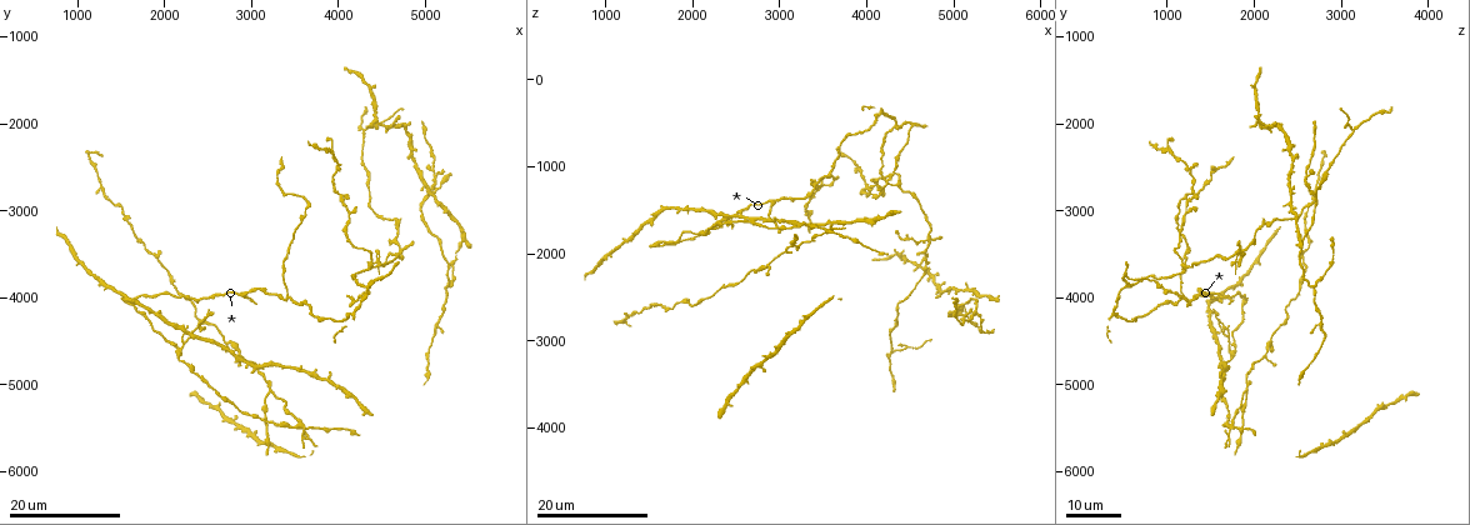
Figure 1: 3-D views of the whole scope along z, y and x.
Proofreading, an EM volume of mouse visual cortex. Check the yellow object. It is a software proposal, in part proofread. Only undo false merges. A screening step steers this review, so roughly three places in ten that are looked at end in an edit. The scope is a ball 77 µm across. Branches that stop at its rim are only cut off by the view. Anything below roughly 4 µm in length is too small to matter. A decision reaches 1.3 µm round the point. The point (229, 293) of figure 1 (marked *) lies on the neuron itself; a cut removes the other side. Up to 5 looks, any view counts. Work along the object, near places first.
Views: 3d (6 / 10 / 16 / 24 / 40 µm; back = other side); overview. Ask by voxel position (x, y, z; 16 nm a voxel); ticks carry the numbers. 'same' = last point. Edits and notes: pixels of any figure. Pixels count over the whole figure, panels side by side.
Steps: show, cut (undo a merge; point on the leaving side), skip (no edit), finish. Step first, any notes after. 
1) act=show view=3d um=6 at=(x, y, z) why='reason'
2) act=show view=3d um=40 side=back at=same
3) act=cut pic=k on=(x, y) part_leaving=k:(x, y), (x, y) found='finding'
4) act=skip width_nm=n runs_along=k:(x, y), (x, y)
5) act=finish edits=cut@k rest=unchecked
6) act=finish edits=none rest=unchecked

act=show view=3d um=24 at=(2900, 3950, 1450) why='branch point'

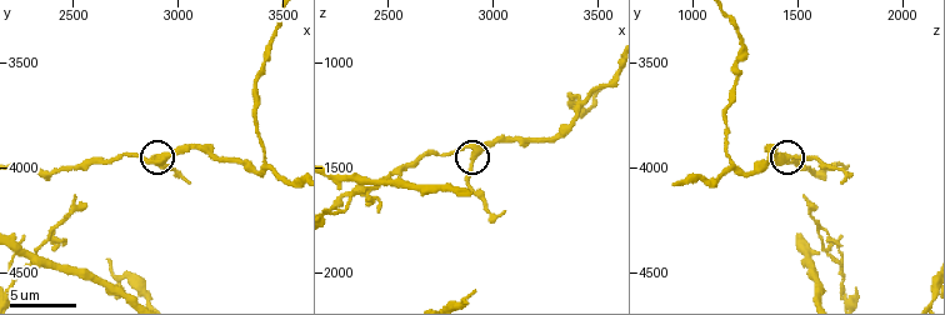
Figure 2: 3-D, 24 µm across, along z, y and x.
act=show view=3d um=6 at=(2920, 3960, 1440)

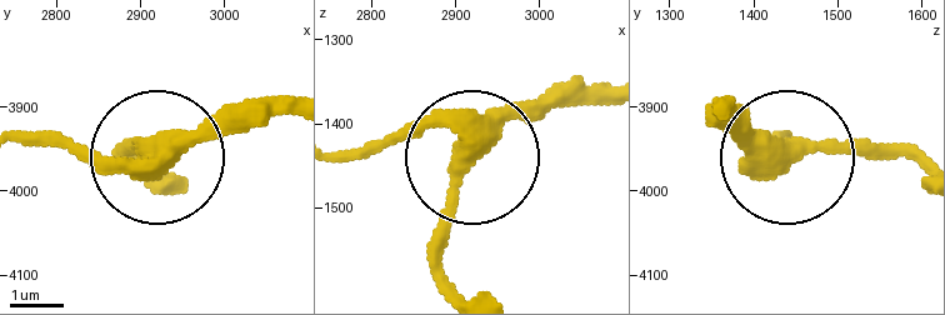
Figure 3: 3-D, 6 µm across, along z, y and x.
act=show view=3d um=6 side=back at=(2920, 3950, 1435)

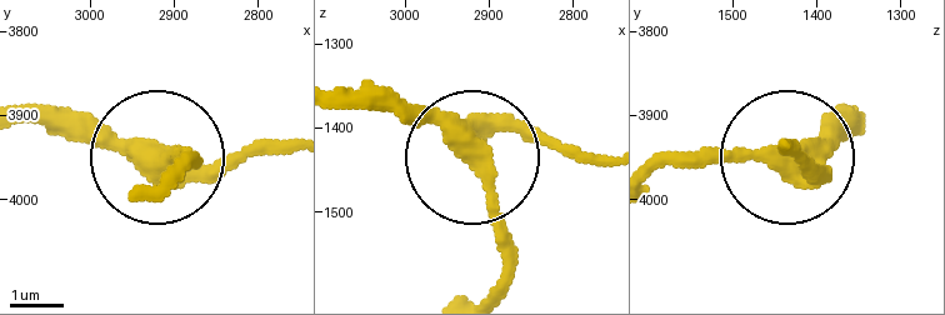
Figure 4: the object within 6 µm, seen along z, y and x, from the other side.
act=skip runs_along=4:(601, 165), (508, 129), (480, 138), (471, 165), (508, 281) found='one neuron here'

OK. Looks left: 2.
act=show view=3d um=16 at=(4050, 3300, 1150) why='thin neck'

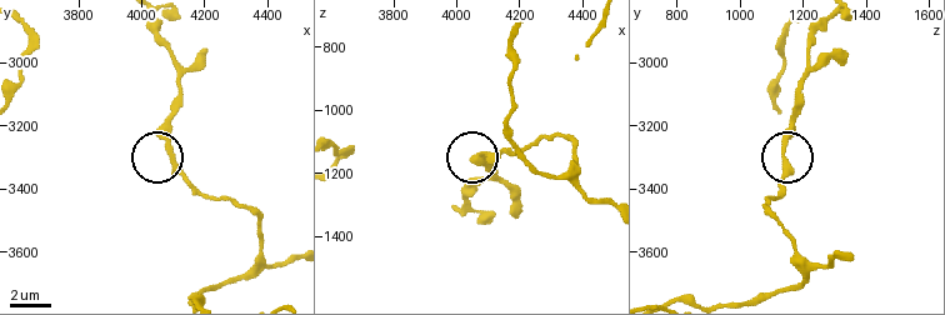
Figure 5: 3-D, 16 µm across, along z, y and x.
act=show view=3d um=10 at=(4090, 3290, 1130)

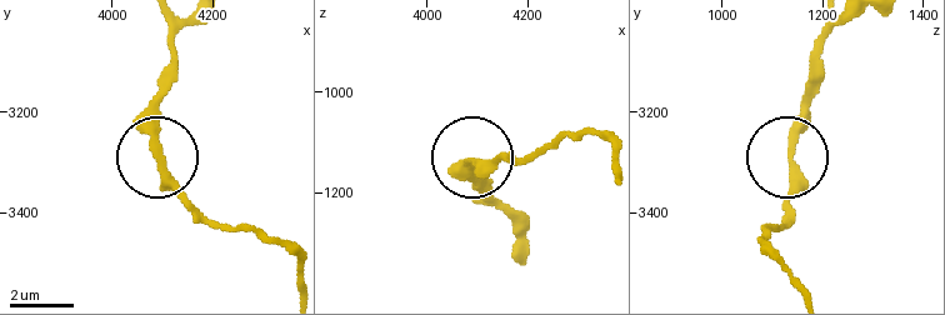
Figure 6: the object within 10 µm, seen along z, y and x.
act=skip runs_along=6:(805, 293), (760, 244), (793, 211), (793, 131), (814, 78) found='continuous, no second neuron'

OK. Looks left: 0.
act=finish edits=none rest=unchecked

